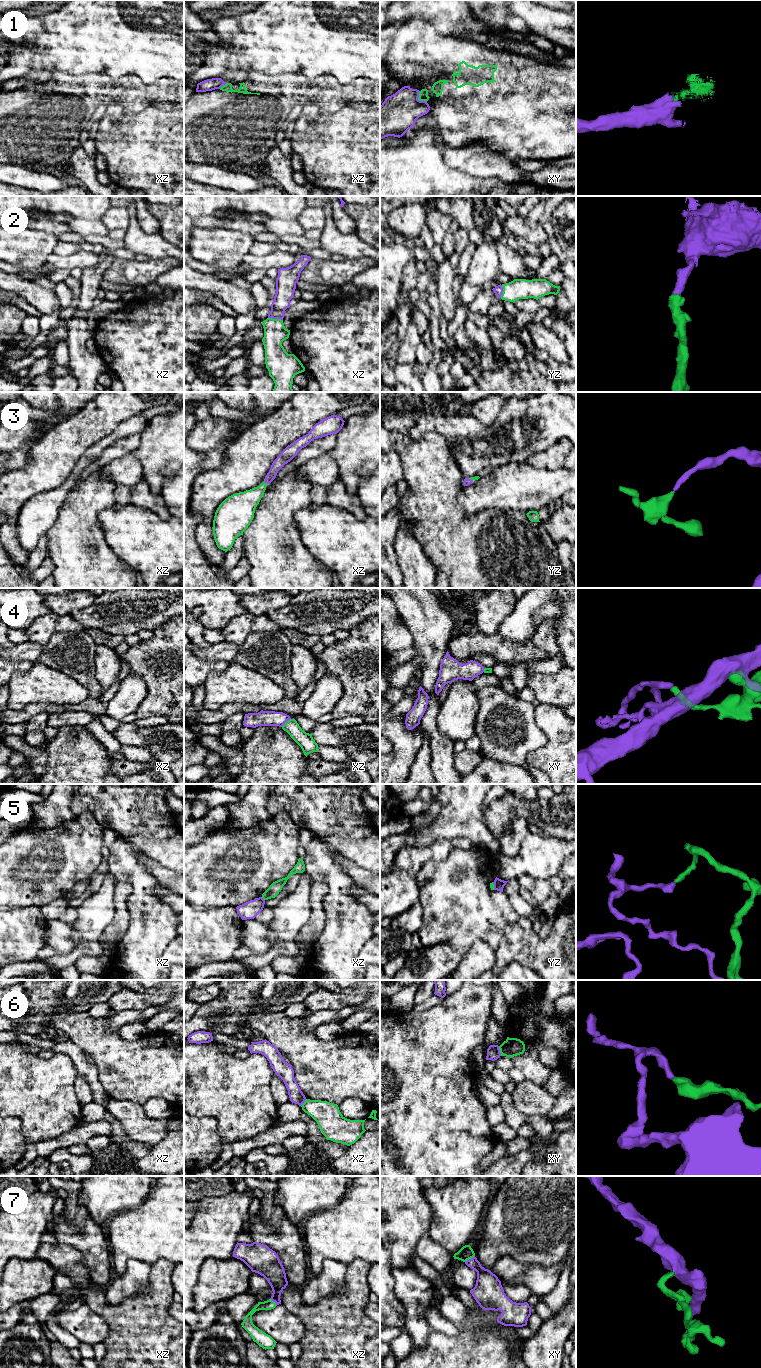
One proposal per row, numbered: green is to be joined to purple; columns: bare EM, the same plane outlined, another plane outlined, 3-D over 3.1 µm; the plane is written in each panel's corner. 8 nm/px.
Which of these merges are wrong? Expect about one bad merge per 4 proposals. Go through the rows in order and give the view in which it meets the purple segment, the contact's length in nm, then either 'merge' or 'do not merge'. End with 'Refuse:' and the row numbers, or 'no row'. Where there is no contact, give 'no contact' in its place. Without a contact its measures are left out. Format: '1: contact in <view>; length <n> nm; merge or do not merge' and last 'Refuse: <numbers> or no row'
1: contact in xy; length 120 nm; do not merge
2: contact in xz; length 120 nm; merge
3: contact in xz; length 40 nm; merge
4: contact in xz; length 100 nm; do not merge
5: contact in xz; length 40 nm; do not merge
6: contact in xy; length 80 nm; do not merge
7: contact in xy; length 100 nm; merge
Refuse: 1, 4, 5, 6

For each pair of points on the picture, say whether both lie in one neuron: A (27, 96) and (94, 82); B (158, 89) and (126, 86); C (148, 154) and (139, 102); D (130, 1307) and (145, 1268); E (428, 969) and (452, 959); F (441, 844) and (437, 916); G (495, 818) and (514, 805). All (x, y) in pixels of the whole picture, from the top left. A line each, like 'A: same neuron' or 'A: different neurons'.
A: same neuron
B: same neuron
C: different neurons
D: different neurons
E: same neuron
F: different neurons
G: same neuron

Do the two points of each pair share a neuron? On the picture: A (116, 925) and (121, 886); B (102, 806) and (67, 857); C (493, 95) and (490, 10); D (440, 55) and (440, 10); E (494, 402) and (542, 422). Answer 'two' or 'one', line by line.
A: one
B: two
C: two
D: two
E: two

